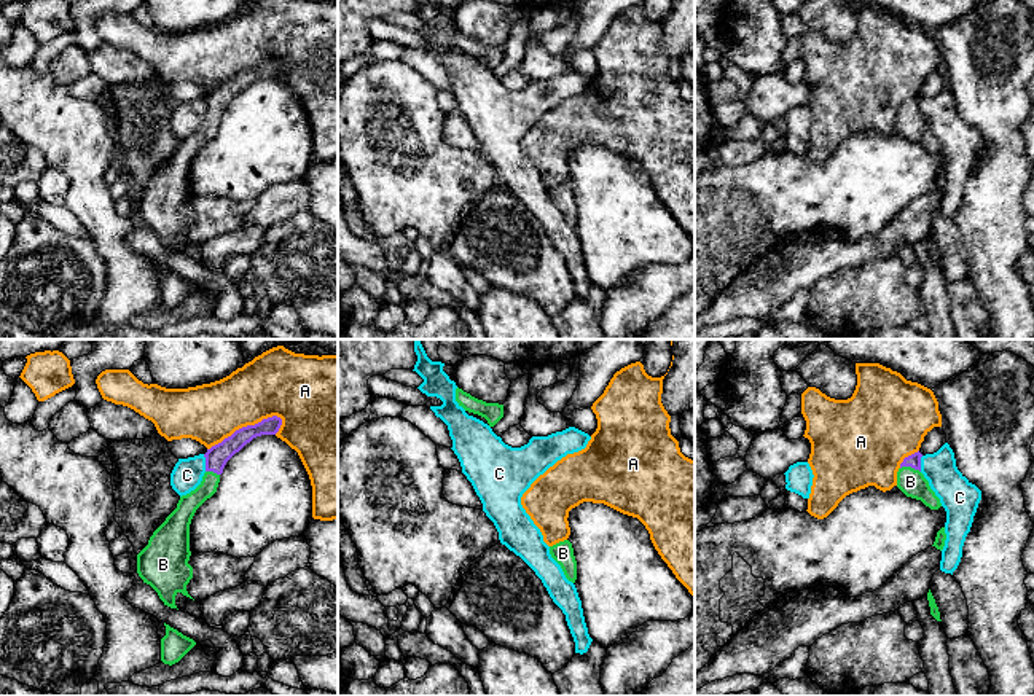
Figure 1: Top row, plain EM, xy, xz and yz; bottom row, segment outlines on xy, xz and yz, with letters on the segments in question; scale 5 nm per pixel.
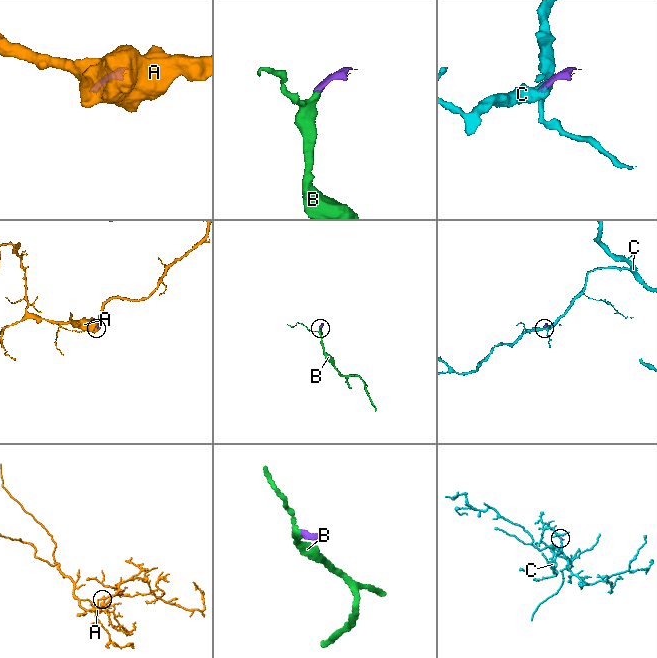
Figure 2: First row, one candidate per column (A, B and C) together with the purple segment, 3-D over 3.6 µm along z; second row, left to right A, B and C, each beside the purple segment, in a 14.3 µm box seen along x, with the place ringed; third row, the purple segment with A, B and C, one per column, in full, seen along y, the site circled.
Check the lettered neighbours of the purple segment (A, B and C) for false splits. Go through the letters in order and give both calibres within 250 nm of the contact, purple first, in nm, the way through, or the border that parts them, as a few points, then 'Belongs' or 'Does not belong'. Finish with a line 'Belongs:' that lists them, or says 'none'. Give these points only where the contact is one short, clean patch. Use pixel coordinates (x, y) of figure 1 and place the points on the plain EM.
A: Thickness 110 nm (purple) against 300 nm. Does not belong
B: Thickness 70 nm (purple) against 140 nm. Path across: yz (913, 104), (910, 109), (910, 125). Belongs
C: Thickness 110 nm (purple) against 160 nm. Boundary: xy (203, 97), (206, 113). Does not belong
Belongs: B

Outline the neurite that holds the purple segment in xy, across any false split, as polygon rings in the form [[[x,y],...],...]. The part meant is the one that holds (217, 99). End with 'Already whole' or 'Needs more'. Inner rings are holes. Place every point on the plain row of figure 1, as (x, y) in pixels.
[[[272,59],[236,73],[231,80],[207,92],[204,97],[206,116],[201,127],[180,140],[177,151],[137,197],[139,220],[158,236],[164,248],[177,252],[175,239],[178,236],[193,242],[186,234],[186,228],[193,221],[193,210],[188,207],[191,199],[190,167],[196,153],[217,135],[226,105],[253,81],[276,78],[280,68],[282,62]]]. Needs more

